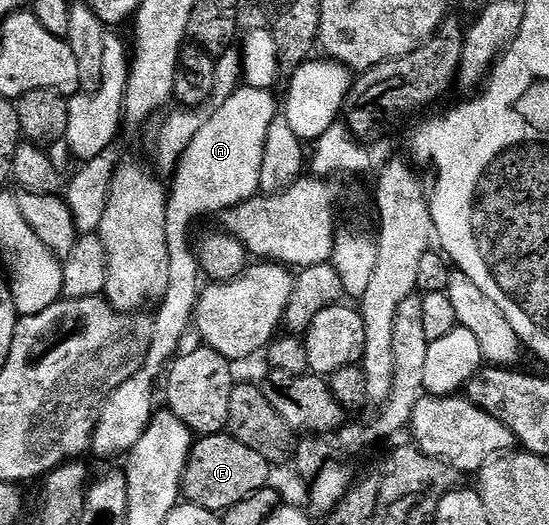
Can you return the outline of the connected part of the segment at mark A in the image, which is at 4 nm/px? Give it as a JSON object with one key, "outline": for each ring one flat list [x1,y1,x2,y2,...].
{"outline":[[247,84,241,85,226,101,217,105,216,112,210,114,199,129,198,134,187,146,186,152,181,156,176,171,172,175,172,186,167,191,166,208,166,244,168,252,168,287,163,298,155,307,156,319,152,322,152,339,147,339,146,353,143,363,132,378,128,378,107,398,103,399,100,413,96,416,96,427,92,433,91,453,100,458,112,458,115,454,127,455,130,450,141,440,142,434,154,419,154,407,152,408,152,385,156,377,177,357,176,349,184,338,184,333,190,330,194,322,196,302,200,298,202,289,202,271,200,259,194,253,188,242,189,227,198,218,210,214,222,214,241,202,246,202,255,197,260,190,262,156,266,132,273,119,278,116,278,102,273,98,274,94,269,90,250,88]]}

